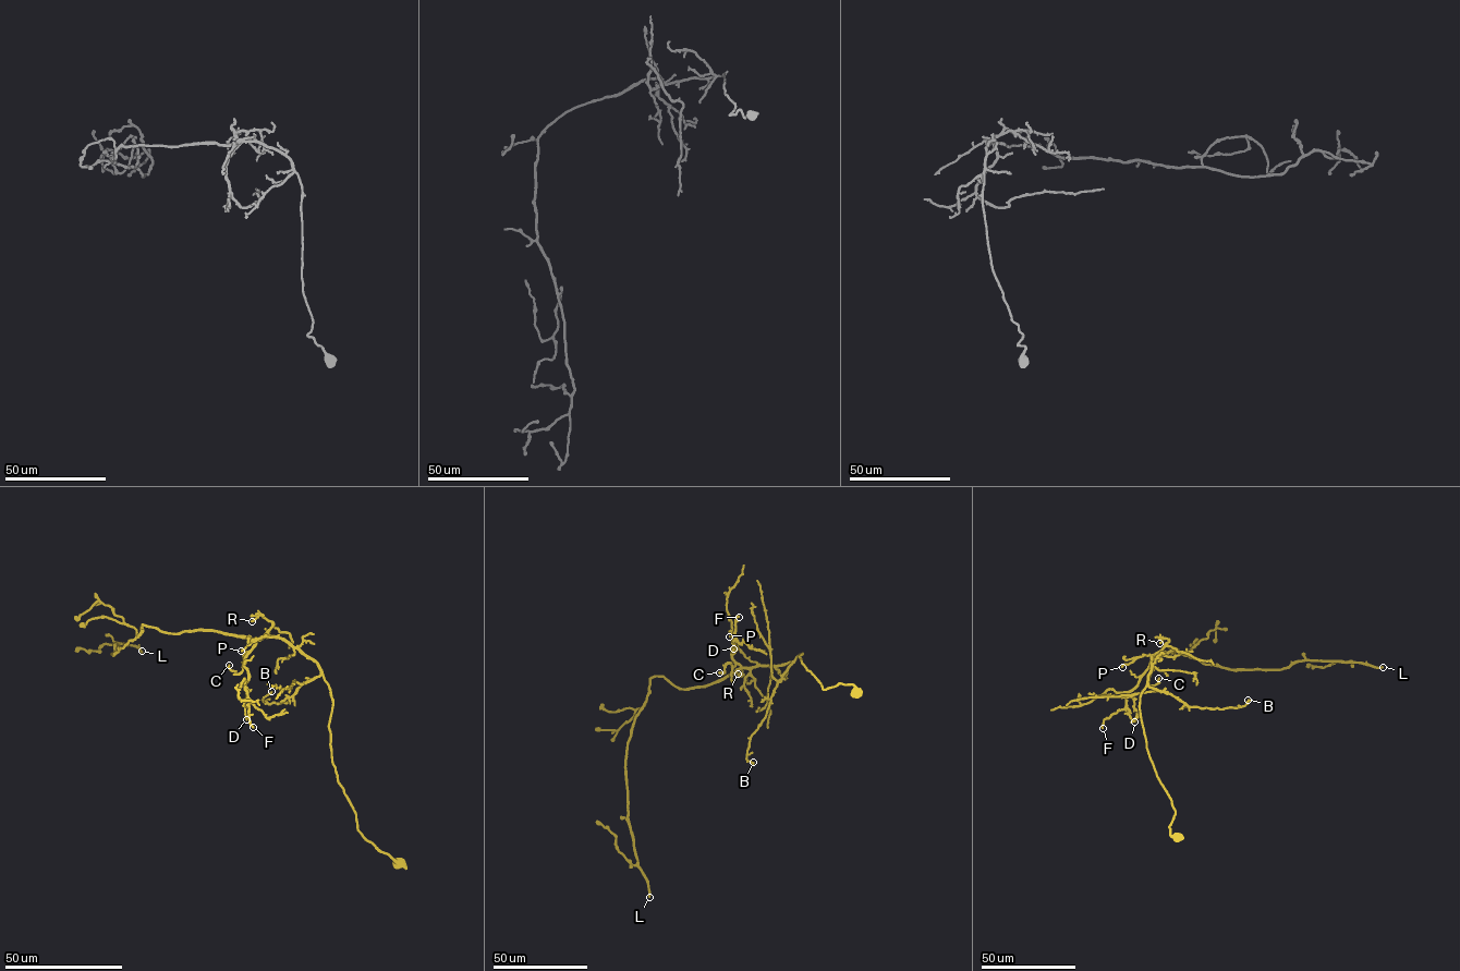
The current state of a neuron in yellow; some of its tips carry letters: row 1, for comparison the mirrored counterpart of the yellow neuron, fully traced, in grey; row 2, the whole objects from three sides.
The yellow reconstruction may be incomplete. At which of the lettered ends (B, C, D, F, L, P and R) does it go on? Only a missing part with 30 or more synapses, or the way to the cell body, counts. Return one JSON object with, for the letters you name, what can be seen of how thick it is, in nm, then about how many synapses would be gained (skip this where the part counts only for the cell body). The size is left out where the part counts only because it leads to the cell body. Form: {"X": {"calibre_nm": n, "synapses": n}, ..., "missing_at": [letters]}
{"L": {"calibre_nm": 200, "synapses": 90}, "missing_at": ["L"]}

